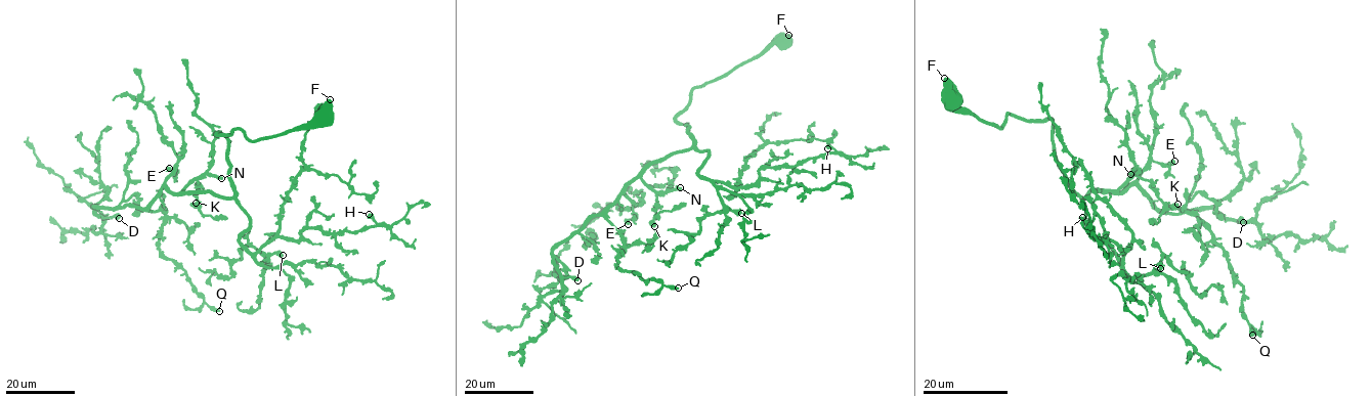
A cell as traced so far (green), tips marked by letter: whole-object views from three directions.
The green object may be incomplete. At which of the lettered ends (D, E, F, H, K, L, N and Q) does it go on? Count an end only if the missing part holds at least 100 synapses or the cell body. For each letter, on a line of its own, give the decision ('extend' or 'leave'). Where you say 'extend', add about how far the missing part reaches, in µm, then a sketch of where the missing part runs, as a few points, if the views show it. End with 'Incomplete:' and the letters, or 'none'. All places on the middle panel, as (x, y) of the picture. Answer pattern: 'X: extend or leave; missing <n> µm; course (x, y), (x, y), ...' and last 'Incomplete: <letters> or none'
D: leave
E: leave
F: leave
H: leave
K: leave
L: leave
N: extend; missing 50 µm; course (680, 187), (687, 184), (709, 136), (734, 117), (744, 118)
Q: leave
Incomplete: N

